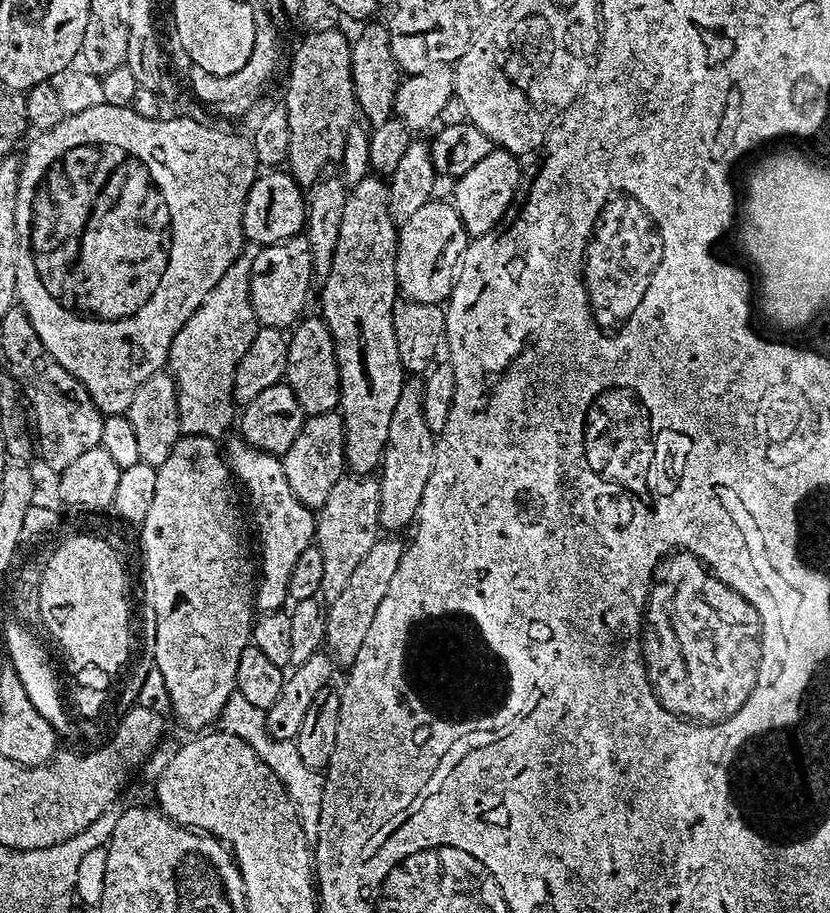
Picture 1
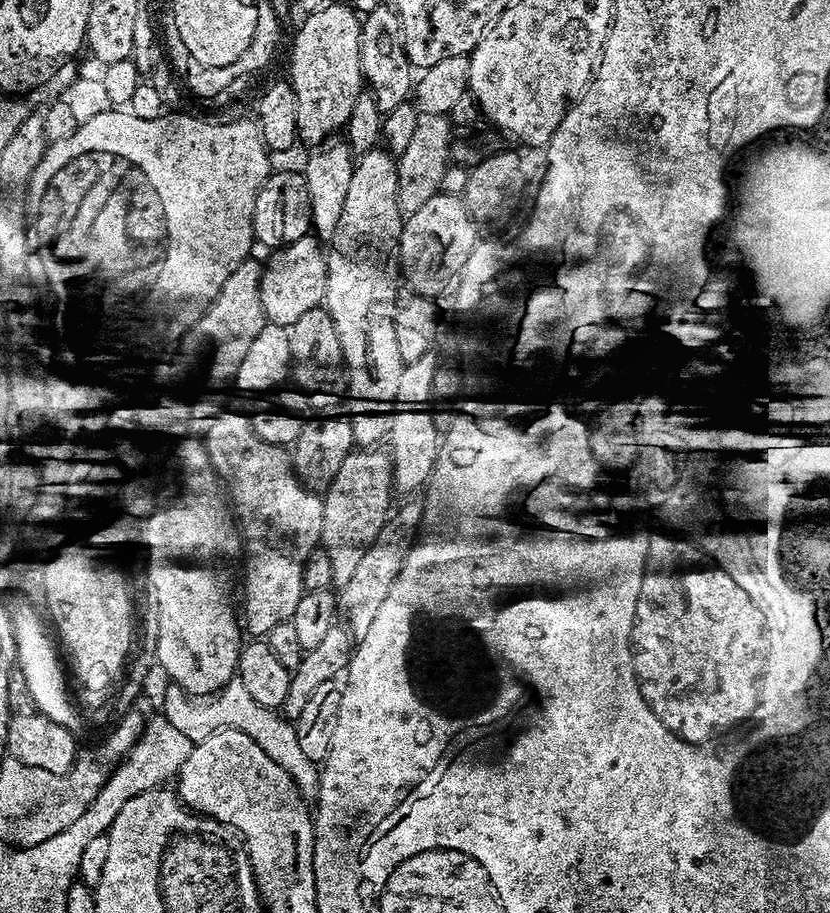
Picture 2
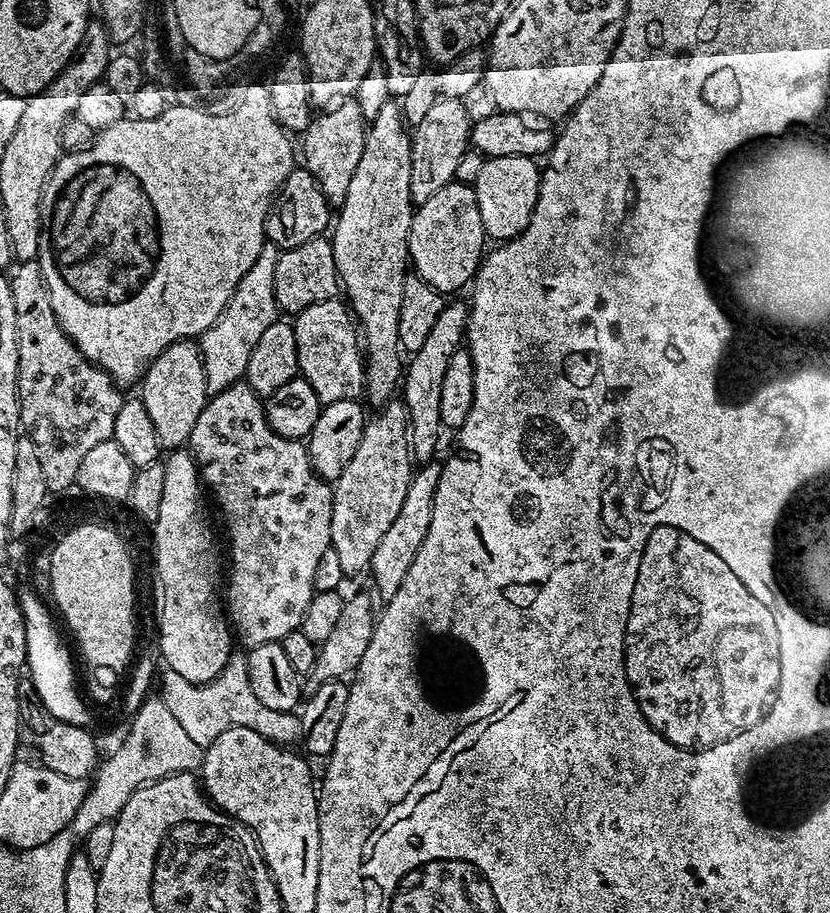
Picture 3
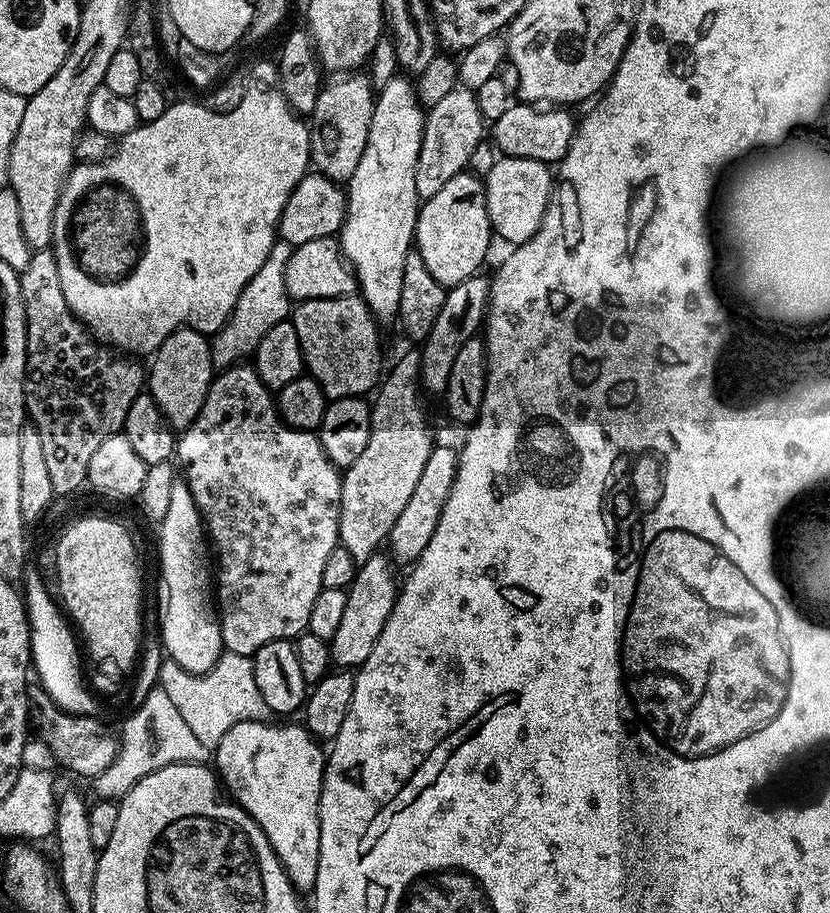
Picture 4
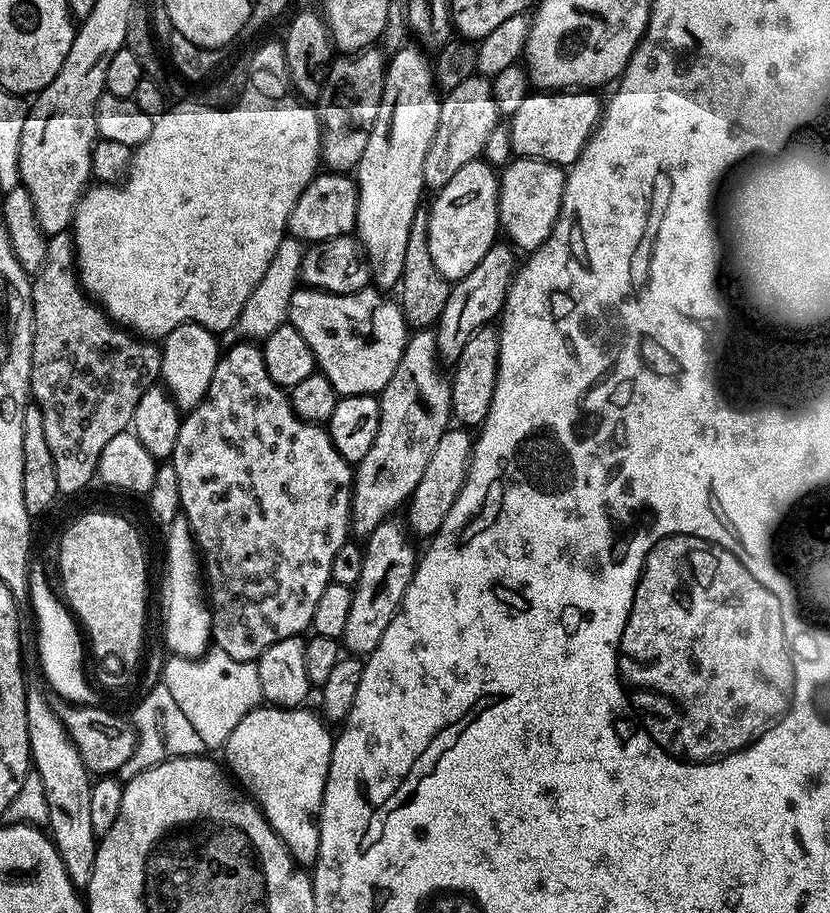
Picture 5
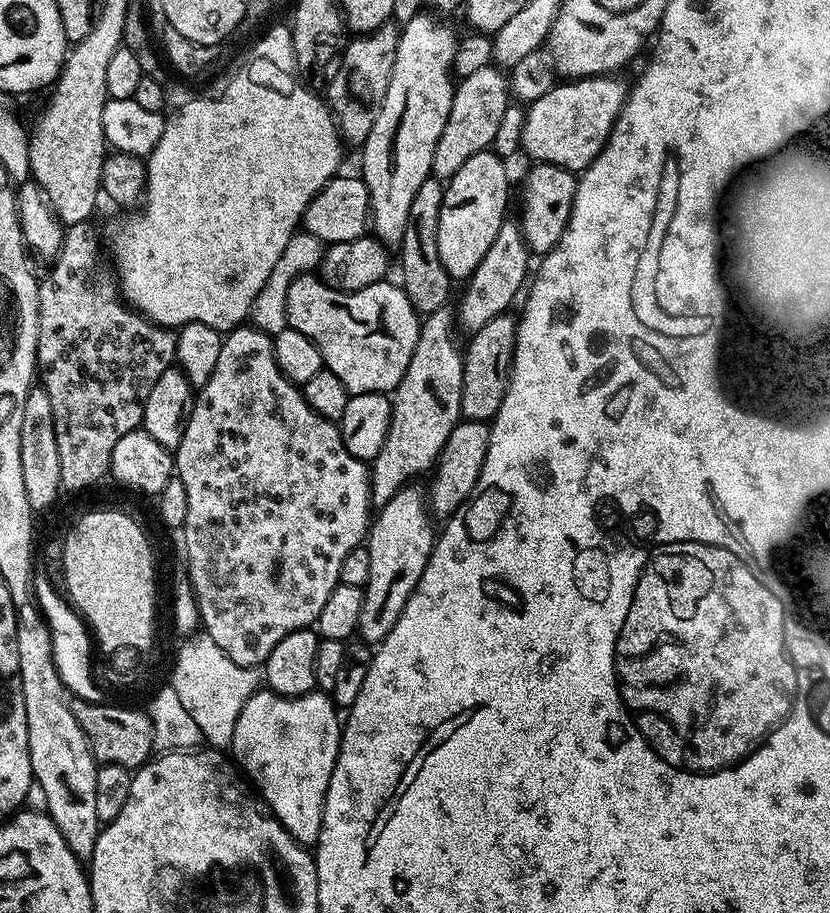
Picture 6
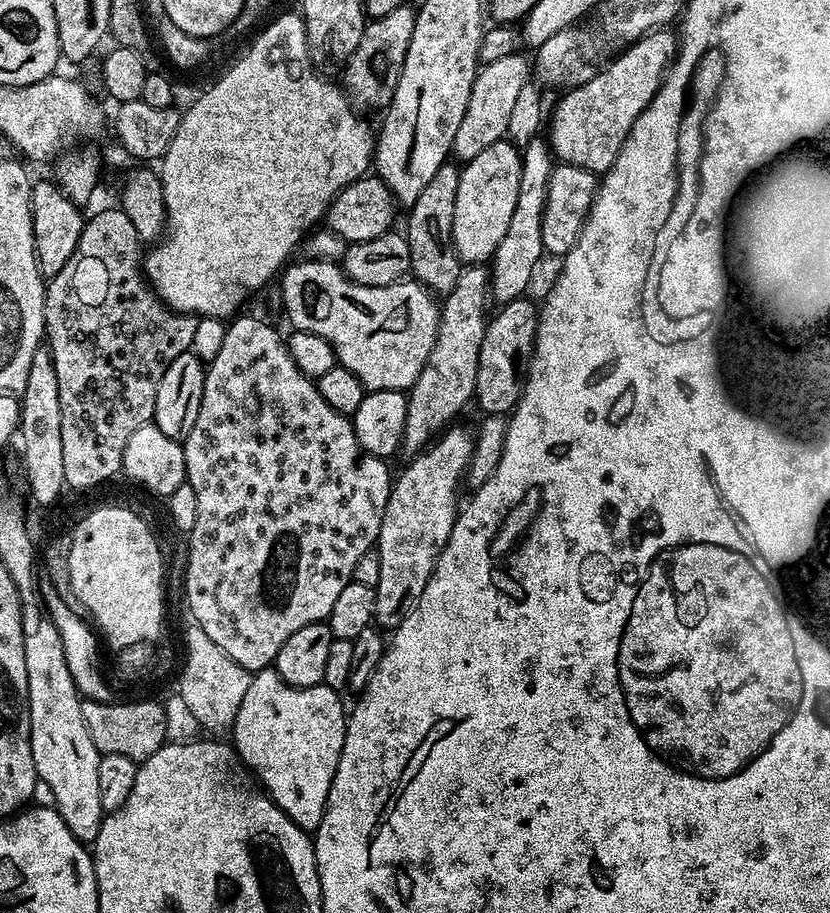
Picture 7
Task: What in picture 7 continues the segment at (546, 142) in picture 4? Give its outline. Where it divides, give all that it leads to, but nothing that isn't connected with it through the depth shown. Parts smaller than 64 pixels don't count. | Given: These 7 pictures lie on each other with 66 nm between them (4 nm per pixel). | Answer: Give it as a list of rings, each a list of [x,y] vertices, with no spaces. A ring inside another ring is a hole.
[[[657,30],[641,36],[639,40],[631,41],[625,47],[628,49],[617,60],[609,62],[605,72],[597,71],[590,78],[590,82],[569,87],[561,95],[565,96],[557,102],[553,112],[551,109],[550,119],[546,124],[546,139],[552,149],[553,157],[559,163],[573,164],[582,170],[597,174],[608,172],[610,166],[614,164],[614,158],[618,156],[618,150],[622,150],[638,114],[642,114],[642,110],[654,98],[672,61],[676,59],[678,36],[675,31],[668,31],[672,30]]]

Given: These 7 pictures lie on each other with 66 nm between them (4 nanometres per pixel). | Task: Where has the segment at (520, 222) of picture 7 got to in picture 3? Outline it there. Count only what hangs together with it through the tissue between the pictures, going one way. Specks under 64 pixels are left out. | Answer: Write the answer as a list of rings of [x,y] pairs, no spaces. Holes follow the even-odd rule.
[[[445,303],[438,322],[430,329],[422,350],[411,353],[409,362],[402,372],[402,399],[408,410],[408,447],[413,461],[428,462],[436,452],[436,435],[442,432],[438,402],[442,398],[442,378],[446,376],[448,358],[461,347],[468,326],[469,305]]]

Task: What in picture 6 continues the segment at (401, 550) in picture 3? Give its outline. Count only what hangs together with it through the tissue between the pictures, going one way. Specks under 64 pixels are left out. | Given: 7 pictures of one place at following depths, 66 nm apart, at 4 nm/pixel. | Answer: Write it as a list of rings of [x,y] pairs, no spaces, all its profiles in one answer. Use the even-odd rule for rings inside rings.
[[[461,419],[454,426],[450,438],[446,438],[446,446],[441,450],[440,459],[431,473],[432,485],[426,488],[426,503],[437,521],[447,521],[472,495],[482,470],[482,462],[486,462],[490,432],[491,427],[483,420]]]

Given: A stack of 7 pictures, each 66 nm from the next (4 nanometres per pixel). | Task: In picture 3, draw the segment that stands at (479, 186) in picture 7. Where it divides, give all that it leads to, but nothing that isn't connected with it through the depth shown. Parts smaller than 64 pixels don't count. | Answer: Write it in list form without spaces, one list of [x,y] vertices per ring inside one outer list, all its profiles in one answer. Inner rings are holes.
[[[455,182],[447,184],[442,186],[442,190],[438,190],[438,194],[434,194],[434,198],[426,198],[426,202],[412,213],[408,235],[411,271],[416,271],[413,273],[435,292],[456,292],[475,277],[485,251],[484,243],[486,237],[482,218],[478,214],[475,187]]]

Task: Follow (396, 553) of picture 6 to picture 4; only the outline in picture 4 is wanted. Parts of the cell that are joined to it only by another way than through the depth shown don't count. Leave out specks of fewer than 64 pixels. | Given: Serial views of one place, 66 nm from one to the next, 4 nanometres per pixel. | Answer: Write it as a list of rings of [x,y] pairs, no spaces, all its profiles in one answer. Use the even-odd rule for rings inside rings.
[[[377,554],[363,561],[356,569],[356,576],[346,588],[348,597],[338,628],[334,630],[330,647],[332,663],[340,670],[356,670],[370,658],[370,650],[374,650],[374,642],[382,632],[386,618],[390,618],[392,607],[398,591],[398,576],[392,573],[394,564],[387,555]]]

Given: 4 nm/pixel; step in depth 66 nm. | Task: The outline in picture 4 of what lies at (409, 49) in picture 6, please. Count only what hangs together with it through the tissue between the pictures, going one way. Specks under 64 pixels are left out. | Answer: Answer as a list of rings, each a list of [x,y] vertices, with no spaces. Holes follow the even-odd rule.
[[[393,76],[375,97],[366,150],[362,150],[358,170],[346,182],[344,224],[338,233],[340,250],[356,276],[358,295],[380,322],[397,319],[406,254],[414,248],[416,213],[422,203],[414,186],[414,170],[426,112],[416,99],[413,81],[403,78],[408,79]]]

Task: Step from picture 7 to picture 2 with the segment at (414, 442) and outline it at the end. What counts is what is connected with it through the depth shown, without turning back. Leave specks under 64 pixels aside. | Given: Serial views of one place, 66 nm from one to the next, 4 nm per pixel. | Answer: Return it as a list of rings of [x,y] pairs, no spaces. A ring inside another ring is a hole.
[[[354,450],[342,462],[334,482],[323,493],[322,534],[320,543],[330,558],[332,584],[350,582],[362,554],[378,538],[378,530],[393,511],[392,458],[387,451]]]

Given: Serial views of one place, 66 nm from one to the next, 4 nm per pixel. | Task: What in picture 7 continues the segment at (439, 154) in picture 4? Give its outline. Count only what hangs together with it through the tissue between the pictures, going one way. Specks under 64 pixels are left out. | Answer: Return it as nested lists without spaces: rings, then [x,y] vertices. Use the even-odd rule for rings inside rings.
[[[513,54],[506,58],[498,58],[498,62],[483,65],[474,78],[474,86],[470,94],[470,102],[466,102],[466,114],[458,126],[458,134],[454,134],[451,155],[457,161],[467,162],[478,158],[486,146],[494,146],[494,142],[505,139],[510,126],[510,113],[514,102],[522,90],[522,86],[529,83],[530,64]]]

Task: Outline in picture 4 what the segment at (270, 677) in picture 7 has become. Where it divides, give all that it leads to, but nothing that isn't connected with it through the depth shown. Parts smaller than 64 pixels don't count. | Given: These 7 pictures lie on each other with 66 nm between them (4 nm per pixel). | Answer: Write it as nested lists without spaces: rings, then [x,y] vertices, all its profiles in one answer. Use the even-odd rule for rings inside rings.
[[[243,720],[226,730],[214,749],[214,768],[227,795],[266,834],[292,885],[307,894],[315,889],[318,878],[320,788],[326,752],[303,723],[272,723]]]

